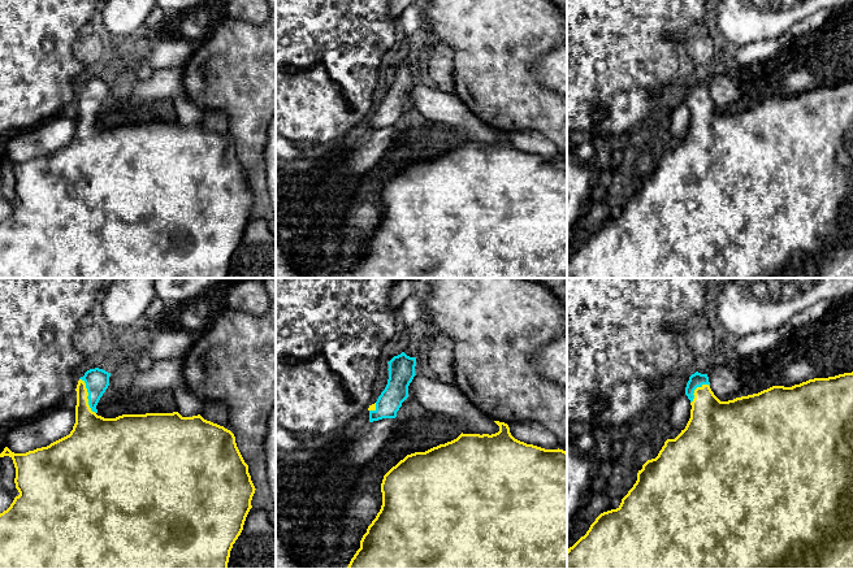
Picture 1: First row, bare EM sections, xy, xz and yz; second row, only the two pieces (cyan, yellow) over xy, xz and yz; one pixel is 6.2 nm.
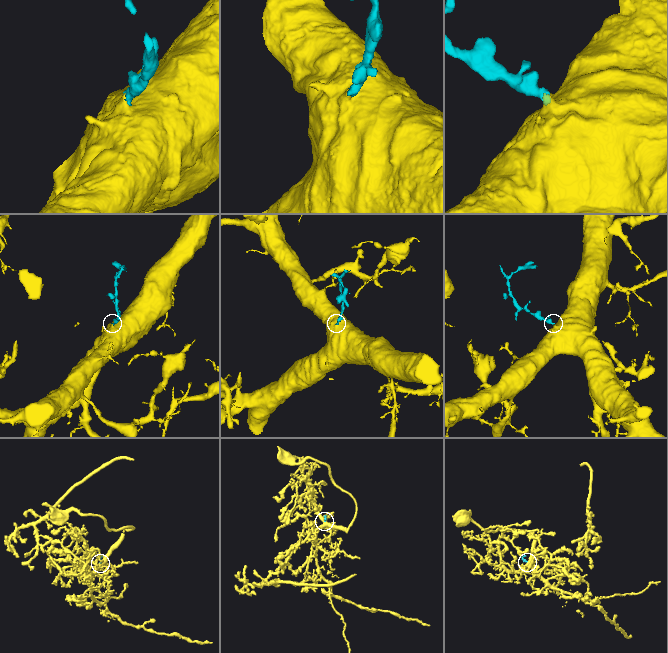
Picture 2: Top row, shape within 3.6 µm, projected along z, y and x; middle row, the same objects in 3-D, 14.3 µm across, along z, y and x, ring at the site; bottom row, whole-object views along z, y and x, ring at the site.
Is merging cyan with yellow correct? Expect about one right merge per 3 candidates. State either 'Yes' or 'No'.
Yes

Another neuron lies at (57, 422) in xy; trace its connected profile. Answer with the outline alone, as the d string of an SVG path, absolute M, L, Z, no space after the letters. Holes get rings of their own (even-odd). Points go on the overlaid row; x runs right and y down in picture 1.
M57 405L40 416L13 424L7 433L7 447L14 453L26 453L66 436L75 424L75 408Z

